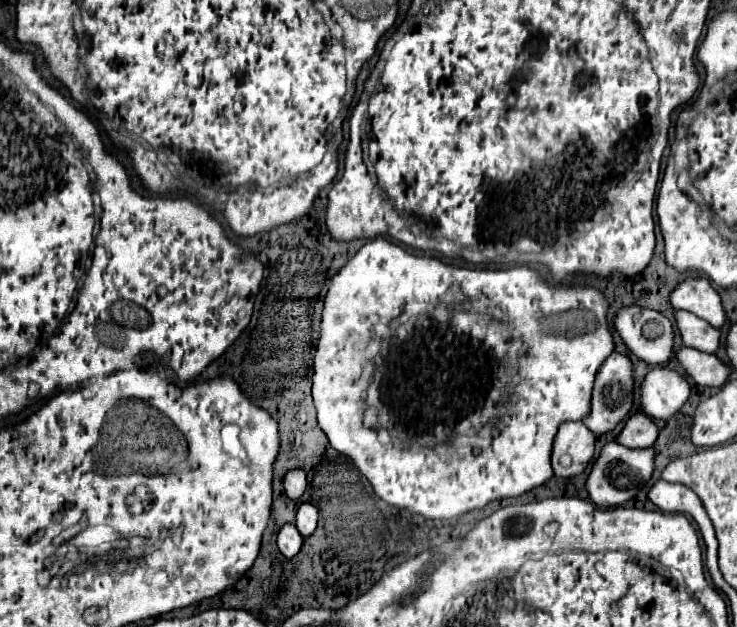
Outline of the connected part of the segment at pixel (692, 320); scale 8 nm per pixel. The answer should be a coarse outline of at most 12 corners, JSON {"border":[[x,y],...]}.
{"border":[[676,311],[686,347],[716,353],[720,331],[688,311]]}

